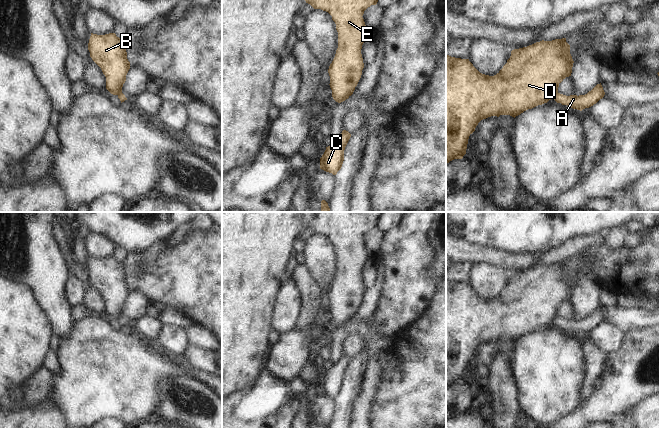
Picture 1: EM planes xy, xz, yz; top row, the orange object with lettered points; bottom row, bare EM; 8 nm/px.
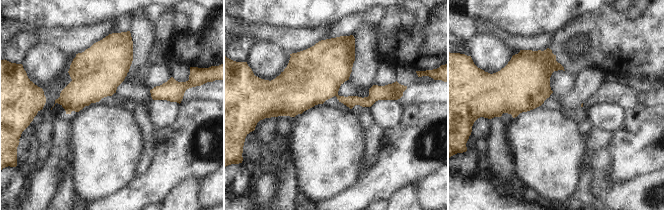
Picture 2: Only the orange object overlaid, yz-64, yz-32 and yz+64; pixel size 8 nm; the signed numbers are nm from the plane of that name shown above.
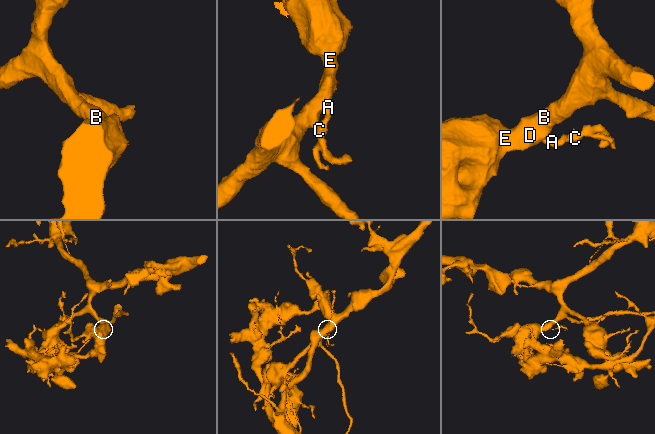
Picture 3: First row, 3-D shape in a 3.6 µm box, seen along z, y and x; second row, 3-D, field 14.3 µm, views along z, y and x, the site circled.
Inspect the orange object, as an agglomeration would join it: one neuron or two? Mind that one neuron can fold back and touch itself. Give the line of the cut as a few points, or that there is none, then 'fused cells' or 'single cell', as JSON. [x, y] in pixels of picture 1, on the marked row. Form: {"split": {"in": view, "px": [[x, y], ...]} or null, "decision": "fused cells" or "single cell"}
{"split": {"in": "yz", "px": [[557, 92], [552, 98]]}, "decision": "fused cells"}

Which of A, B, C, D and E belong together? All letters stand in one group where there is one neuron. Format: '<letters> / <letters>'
A C / B D E

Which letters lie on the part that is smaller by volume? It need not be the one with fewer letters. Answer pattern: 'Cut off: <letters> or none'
Cut off: A, C

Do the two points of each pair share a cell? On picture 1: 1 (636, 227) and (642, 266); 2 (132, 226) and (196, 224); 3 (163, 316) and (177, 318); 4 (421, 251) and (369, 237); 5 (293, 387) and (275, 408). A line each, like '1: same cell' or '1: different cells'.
1: different cells
2: same cell
3: same cell
4: different cells
5: same cell

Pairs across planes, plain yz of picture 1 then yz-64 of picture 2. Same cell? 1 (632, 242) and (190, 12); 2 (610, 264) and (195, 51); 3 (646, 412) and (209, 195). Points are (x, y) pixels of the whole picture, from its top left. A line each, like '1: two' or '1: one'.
1: two
2: one
3: one

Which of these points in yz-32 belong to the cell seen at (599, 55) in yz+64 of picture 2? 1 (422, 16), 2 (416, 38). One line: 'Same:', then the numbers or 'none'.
Same: 2

